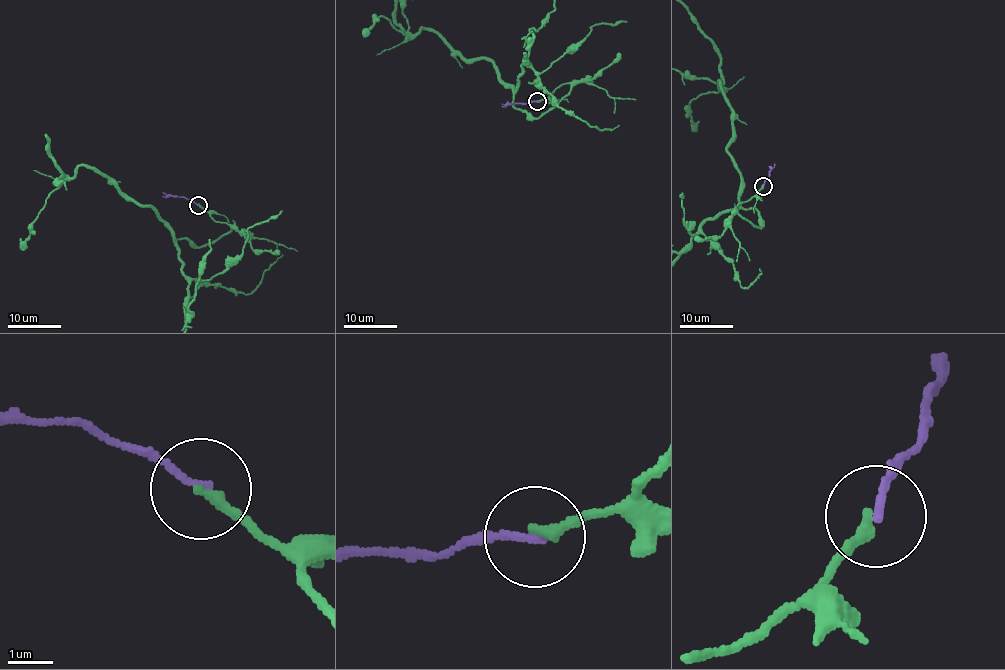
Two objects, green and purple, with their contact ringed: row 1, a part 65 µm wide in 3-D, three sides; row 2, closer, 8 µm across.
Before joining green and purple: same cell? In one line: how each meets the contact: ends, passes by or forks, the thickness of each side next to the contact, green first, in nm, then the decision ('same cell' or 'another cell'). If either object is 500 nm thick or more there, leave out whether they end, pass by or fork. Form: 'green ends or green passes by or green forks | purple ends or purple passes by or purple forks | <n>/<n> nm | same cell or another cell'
green ends | purple ends | 240/160 nm | another cell

